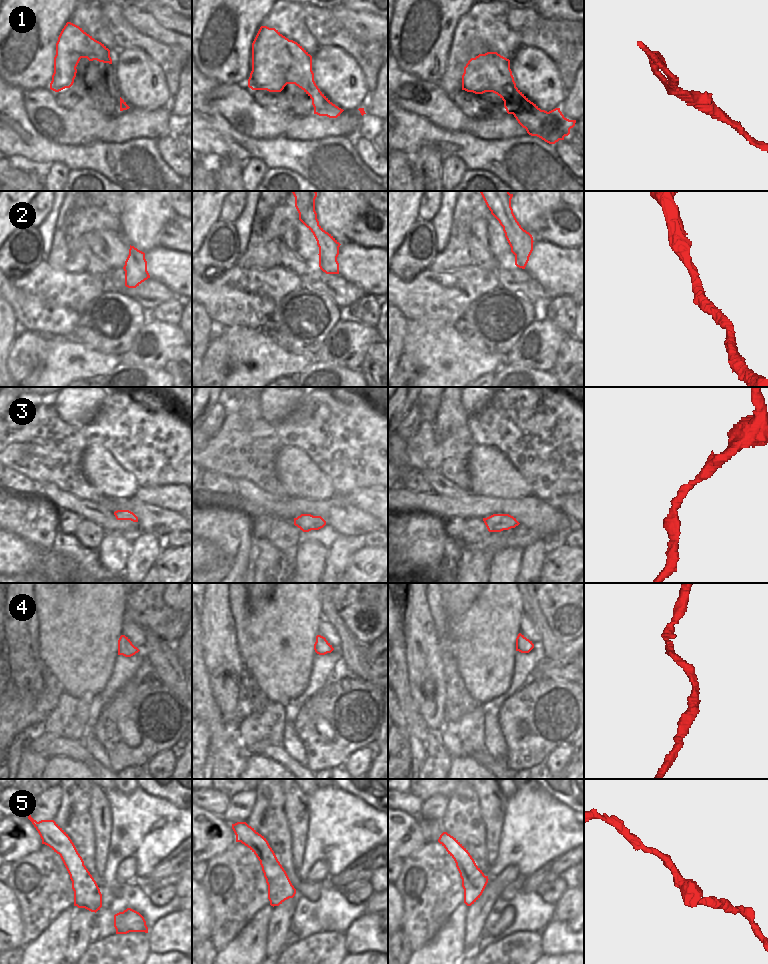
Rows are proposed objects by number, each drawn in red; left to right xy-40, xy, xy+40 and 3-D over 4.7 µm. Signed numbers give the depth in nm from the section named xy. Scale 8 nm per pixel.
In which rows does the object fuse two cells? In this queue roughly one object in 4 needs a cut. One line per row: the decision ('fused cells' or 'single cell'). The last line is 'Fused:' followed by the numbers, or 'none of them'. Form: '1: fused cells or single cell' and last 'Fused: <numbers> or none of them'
1: single cell
2: single cell
3: single cell
4: single cell
5: single cell
Fused: none of them

